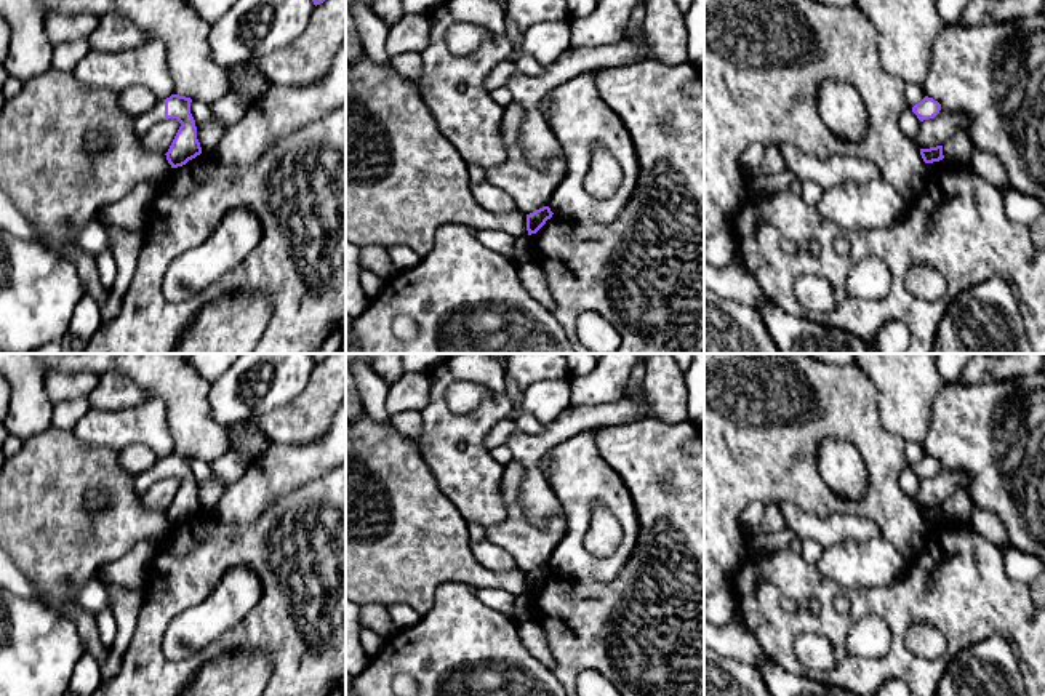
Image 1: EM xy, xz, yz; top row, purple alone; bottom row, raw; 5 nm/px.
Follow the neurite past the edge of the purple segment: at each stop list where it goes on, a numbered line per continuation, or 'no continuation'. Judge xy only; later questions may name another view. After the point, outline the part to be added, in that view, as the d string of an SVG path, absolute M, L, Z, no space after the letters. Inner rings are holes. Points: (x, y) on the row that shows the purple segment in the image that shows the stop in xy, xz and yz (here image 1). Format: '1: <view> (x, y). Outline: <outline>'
1: xy (143, 124). Outline: M158 99L157 104L134 120L134 136L142 142L146 133L158 122L165 120L165 101Z

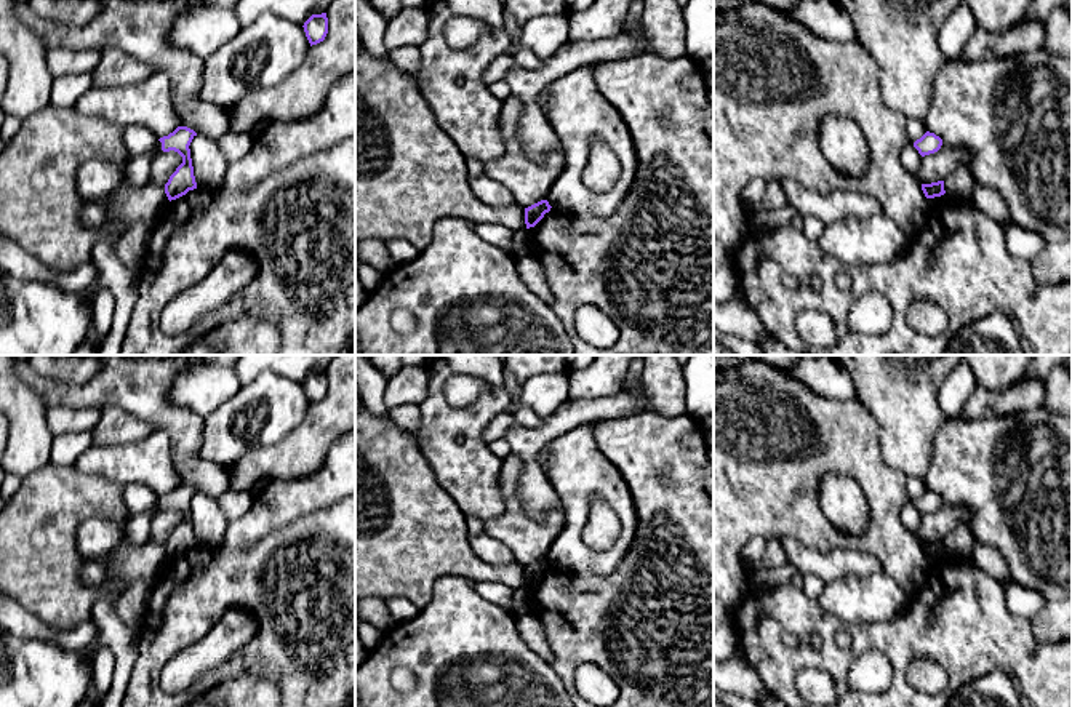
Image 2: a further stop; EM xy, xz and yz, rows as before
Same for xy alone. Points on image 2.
1: xy (138, 167). Outline: M158 141L158 146L150 152L138 157L131 157L126 163L126 179L131 187L141 189L146 186L150 186L149 182L149 168L150 162L155 155L162 154L162 142Z

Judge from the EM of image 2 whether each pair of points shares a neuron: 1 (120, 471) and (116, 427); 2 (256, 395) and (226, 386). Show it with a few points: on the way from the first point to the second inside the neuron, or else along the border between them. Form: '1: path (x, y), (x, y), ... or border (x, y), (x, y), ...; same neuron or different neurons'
1: border (152, 431), (136, 442), (93, 445); different neurons
2: border (242, 386), (210, 415); different neurons

